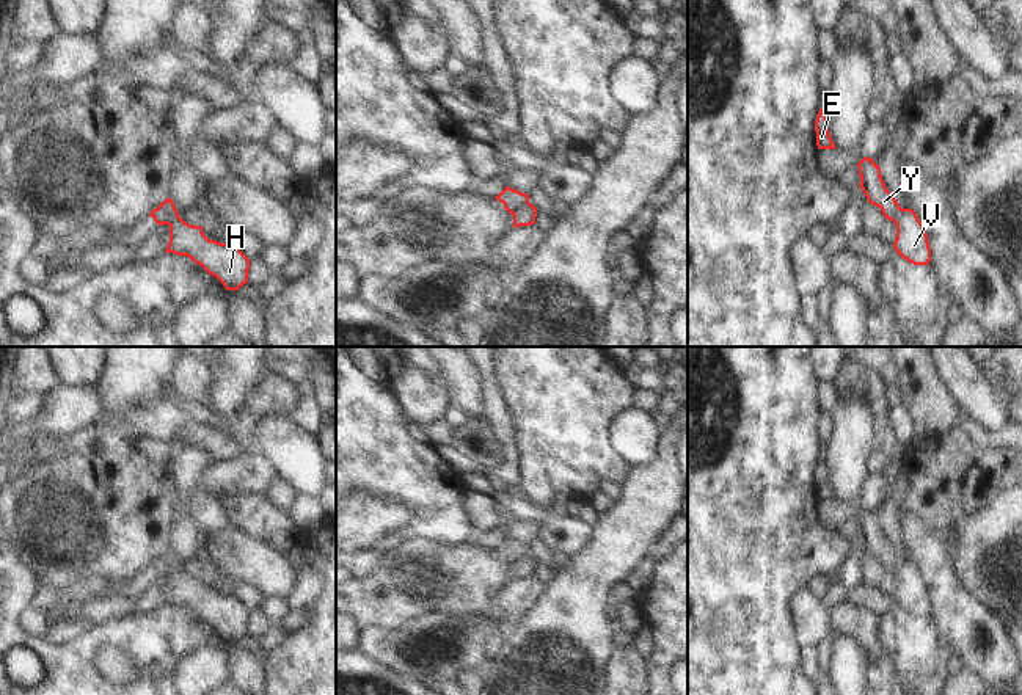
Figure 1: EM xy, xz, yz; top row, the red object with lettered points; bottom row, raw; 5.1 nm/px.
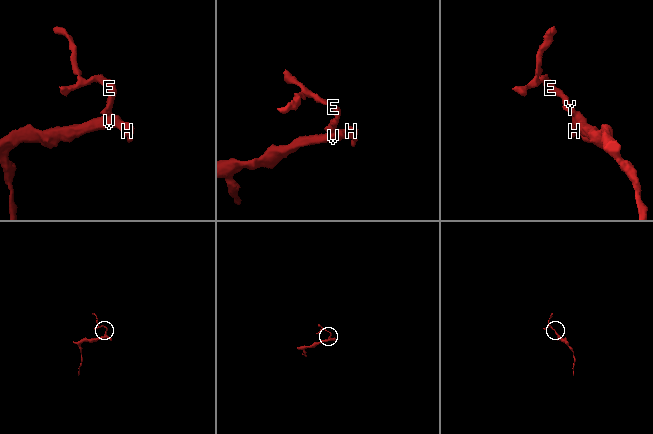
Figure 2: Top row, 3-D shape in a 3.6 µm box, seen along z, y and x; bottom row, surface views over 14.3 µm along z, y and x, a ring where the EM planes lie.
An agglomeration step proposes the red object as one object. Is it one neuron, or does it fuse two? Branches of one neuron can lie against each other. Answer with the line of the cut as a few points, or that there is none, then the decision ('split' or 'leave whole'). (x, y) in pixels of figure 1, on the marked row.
cut xz (528, 201), (512, 214); split

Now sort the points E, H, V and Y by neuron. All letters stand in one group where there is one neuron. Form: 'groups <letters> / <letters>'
groups E Y / H V

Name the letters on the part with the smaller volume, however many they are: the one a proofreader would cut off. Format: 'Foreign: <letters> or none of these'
Foreign: E, Y

